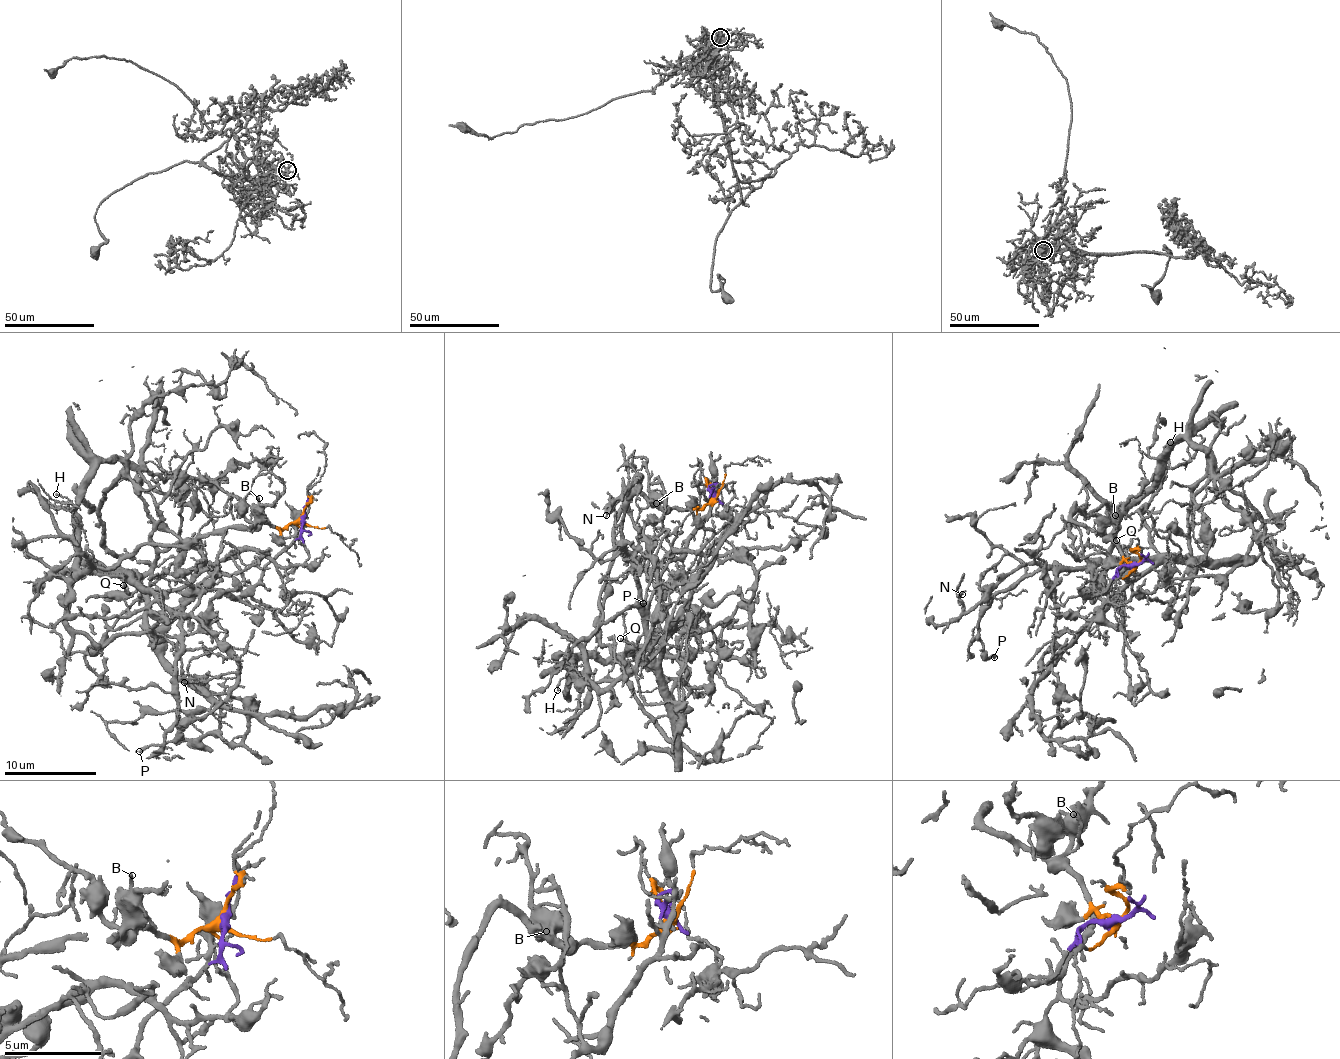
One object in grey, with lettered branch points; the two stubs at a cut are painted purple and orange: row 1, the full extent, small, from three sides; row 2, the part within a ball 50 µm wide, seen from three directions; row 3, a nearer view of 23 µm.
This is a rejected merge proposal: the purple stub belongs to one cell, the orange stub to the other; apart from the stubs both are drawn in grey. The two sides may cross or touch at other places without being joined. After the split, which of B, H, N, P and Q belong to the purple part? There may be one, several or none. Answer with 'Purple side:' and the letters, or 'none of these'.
Purple side: N, P, Q

